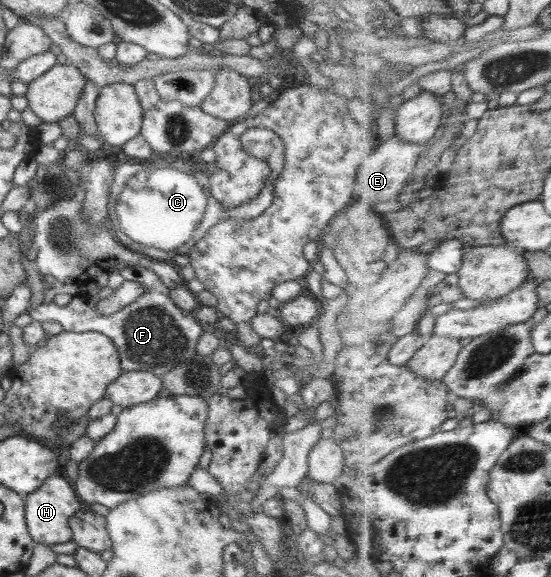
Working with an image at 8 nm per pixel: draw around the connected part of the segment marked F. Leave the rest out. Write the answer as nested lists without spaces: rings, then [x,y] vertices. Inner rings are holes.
[[[127,267],[123,274],[126,281],[139,282],[145,291],[132,304],[110,316],[100,316],[96,312],[96,303],[103,299],[98,293],[92,296],[84,293],[74,295],[72,301],[65,306],[44,301],[28,313],[40,324],[57,322],[68,332],[100,332],[118,350],[124,371],[150,372],[162,378],[172,368],[178,367],[180,362],[186,362],[190,356],[197,354],[196,346],[206,326],[198,322],[193,312],[181,310],[174,304],[168,288],[154,271],[144,267]]]

